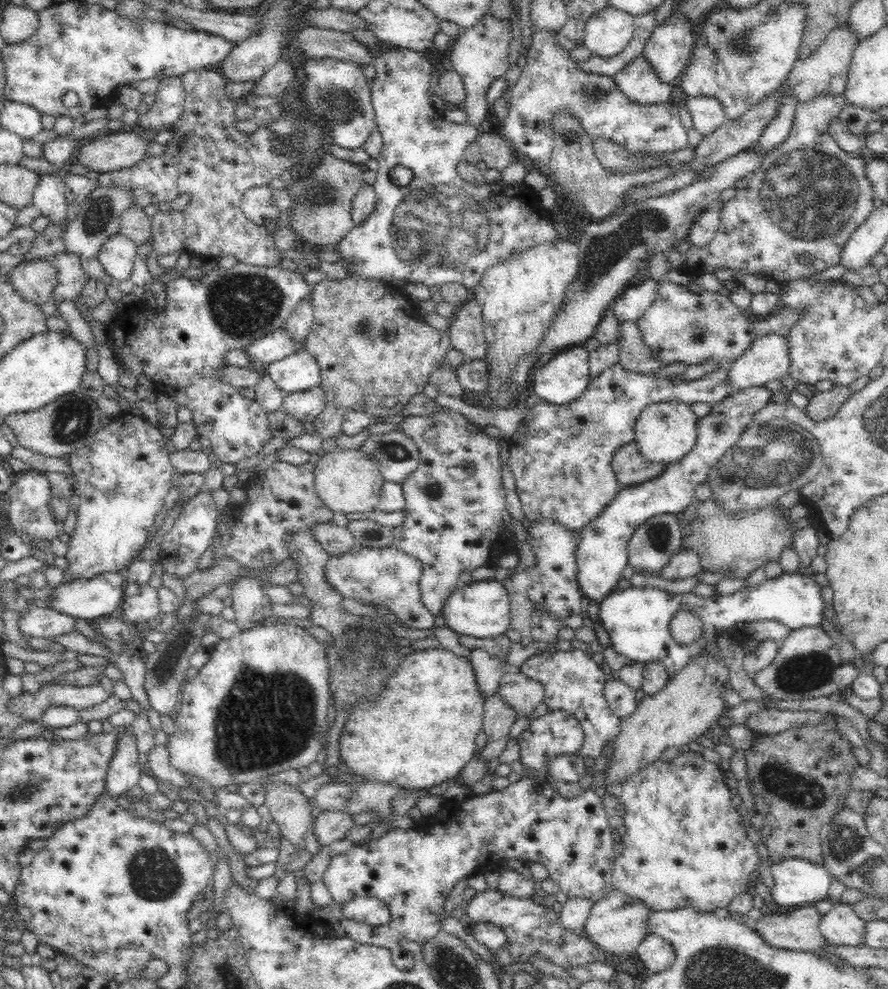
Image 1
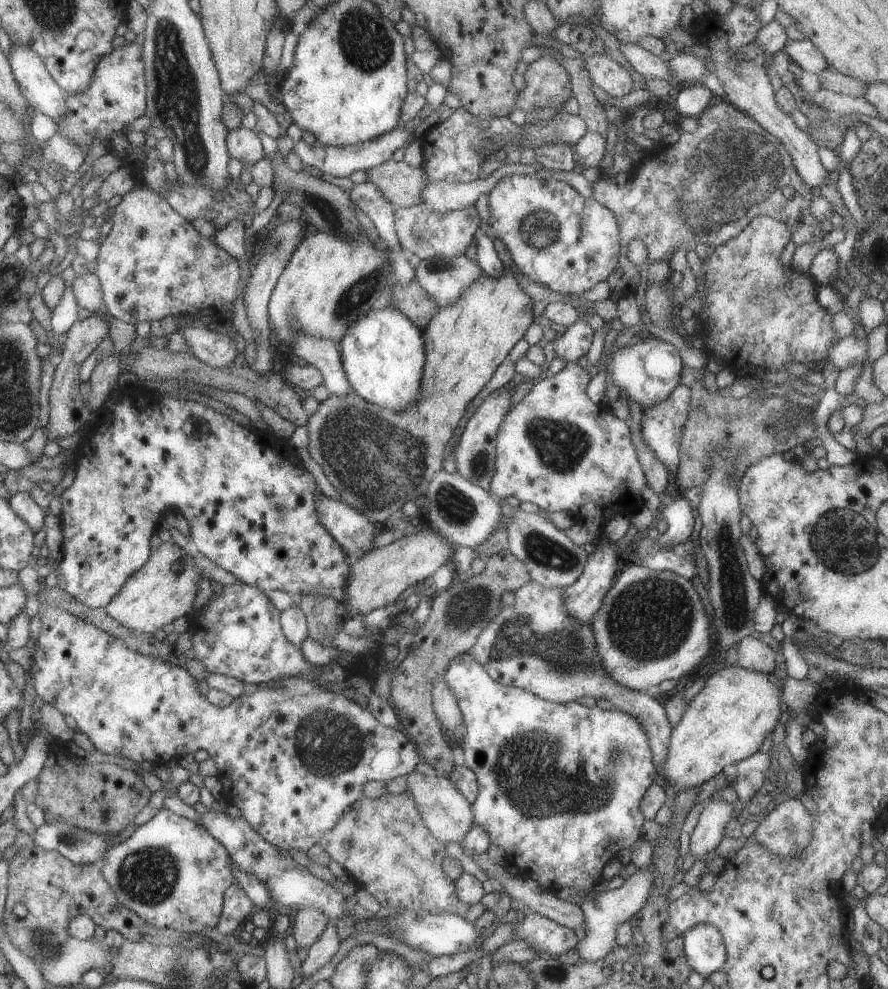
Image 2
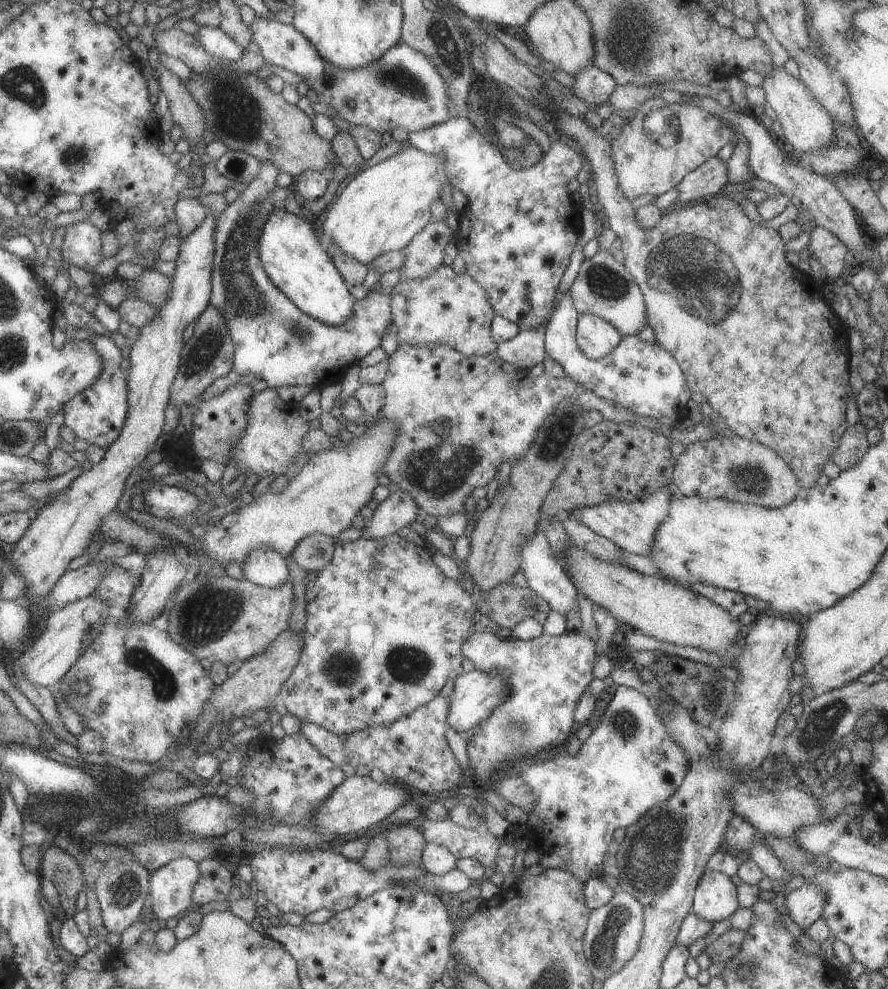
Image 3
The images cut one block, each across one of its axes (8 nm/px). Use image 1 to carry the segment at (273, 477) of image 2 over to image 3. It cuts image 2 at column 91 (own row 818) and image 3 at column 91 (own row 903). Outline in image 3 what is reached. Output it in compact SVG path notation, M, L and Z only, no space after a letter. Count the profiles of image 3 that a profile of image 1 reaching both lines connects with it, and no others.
M94 335L85 340L88 340L100 357L100 374L88 388L82 389L62 406L64 425L73 432L76 439L84 440L88 445L97 446L104 452L116 442L127 419L126 376L119 368L122 360L120 348L108 337Z

